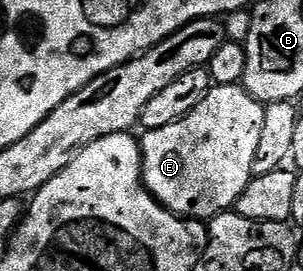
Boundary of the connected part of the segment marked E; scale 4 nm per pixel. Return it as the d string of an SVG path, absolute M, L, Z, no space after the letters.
M211 85L210 91L180 120L164 128L145 131L141 135L142 182L155 200L181 218L209 220L217 214L233 211L238 198L248 188L252 177L252 159L260 145L260 131L264 129L265 105L246 90L246 87Z

